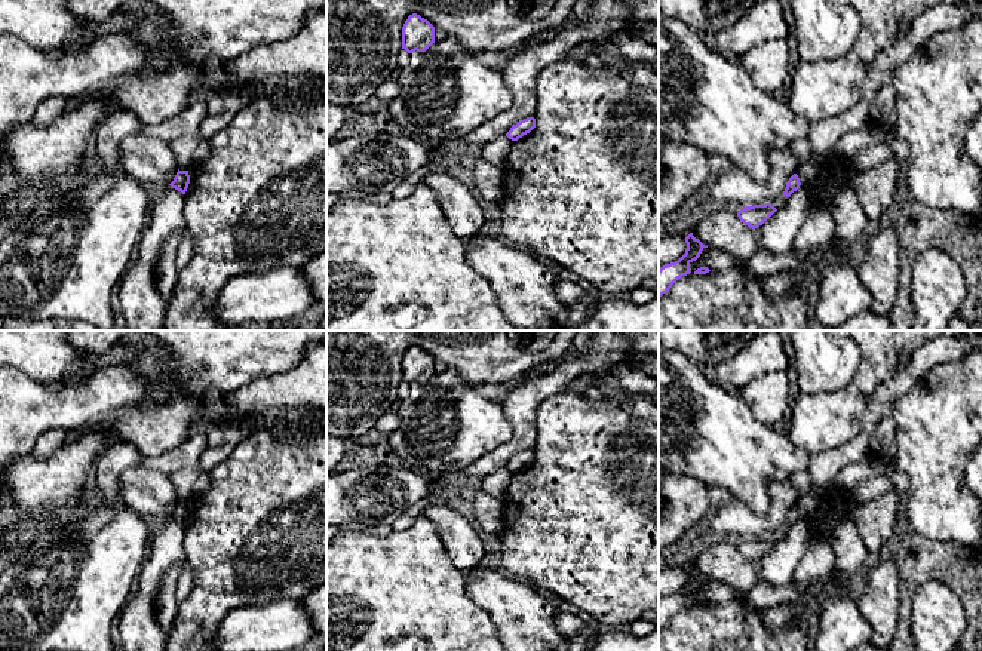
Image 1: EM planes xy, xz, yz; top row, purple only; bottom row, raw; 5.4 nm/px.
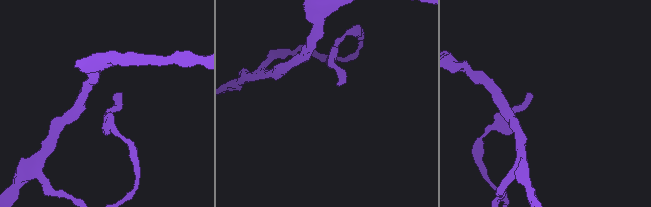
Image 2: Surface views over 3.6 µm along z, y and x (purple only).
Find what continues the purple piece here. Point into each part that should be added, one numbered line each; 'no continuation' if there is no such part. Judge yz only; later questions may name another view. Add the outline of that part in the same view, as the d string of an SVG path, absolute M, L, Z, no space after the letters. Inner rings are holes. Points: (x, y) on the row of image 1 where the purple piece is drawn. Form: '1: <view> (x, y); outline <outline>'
no continuation

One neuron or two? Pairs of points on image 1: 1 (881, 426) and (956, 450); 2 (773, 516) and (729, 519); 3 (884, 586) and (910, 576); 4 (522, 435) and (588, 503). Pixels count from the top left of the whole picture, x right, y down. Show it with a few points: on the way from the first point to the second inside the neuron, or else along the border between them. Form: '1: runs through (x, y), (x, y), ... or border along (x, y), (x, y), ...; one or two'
1: border along (889, 414), (893, 423), (896, 460); two
2: runs through (763, 521), (739, 519); one
3: border along (892, 549), (896, 558), (899, 616); two
4: border along (537, 411), (537, 439), (533, 448); two

